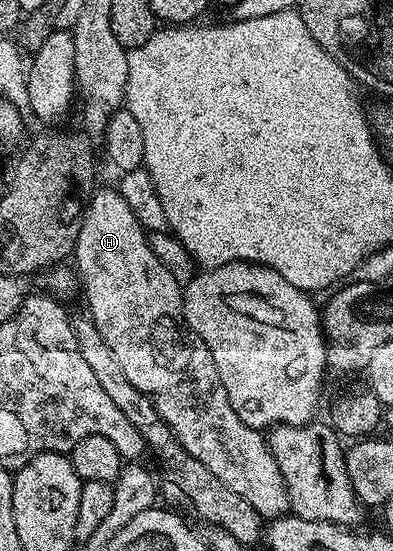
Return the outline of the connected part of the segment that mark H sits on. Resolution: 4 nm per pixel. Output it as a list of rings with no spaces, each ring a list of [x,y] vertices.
[[[116,188],[98,191],[89,200],[88,206],[86,202],[83,207],[75,258],[74,270],[82,279],[82,298],[84,294],[88,301],[87,313],[94,324],[98,324],[102,340],[110,344],[126,380],[152,398],[162,420],[166,420],[172,434],[190,452],[190,456],[202,460],[202,464],[206,464],[206,468],[210,468],[210,472],[214,472],[226,488],[238,492],[238,496],[242,496],[242,500],[253,506],[265,520],[285,517],[290,510],[288,489],[282,480],[282,472],[278,472],[278,460],[274,460],[270,452],[267,437],[257,427],[243,422],[238,412],[234,412],[218,376],[214,356],[210,356],[204,341],[184,322],[182,287],[167,271],[166,264],[162,264],[151,251],[149,235]]]

